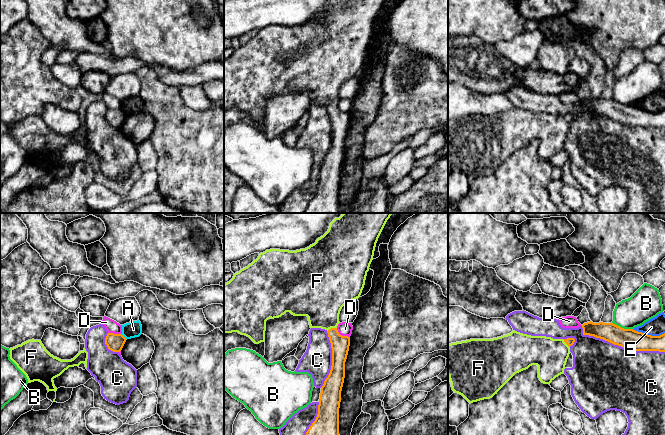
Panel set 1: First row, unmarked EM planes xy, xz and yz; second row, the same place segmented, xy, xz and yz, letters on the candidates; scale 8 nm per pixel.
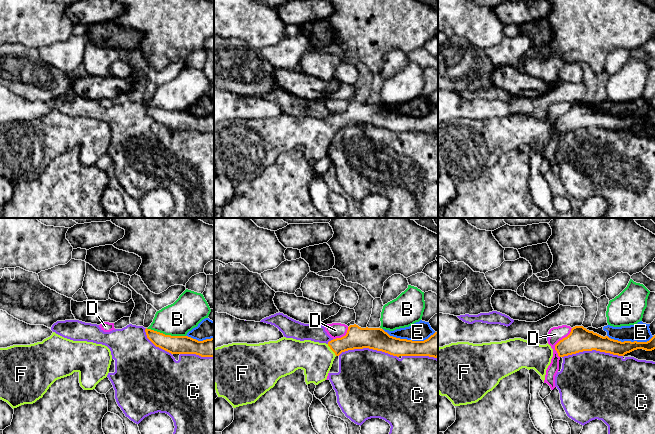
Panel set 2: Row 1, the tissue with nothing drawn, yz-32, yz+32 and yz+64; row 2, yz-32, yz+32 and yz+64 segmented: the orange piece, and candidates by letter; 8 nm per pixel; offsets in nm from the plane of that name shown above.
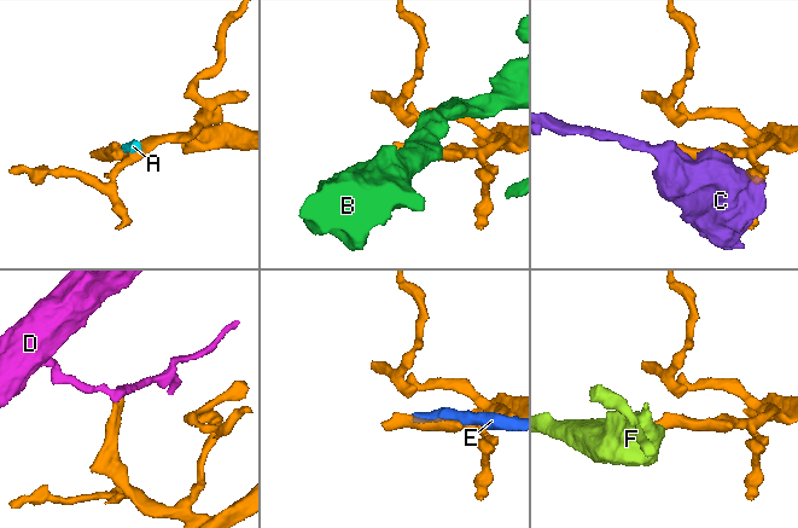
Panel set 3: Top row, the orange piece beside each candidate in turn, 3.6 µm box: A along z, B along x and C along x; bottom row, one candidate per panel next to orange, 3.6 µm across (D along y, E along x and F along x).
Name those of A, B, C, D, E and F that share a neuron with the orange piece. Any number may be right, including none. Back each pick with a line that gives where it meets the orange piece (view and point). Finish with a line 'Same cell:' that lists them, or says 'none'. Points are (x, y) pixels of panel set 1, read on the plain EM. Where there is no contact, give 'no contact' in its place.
F: xz (331, 104)
Same cell: F

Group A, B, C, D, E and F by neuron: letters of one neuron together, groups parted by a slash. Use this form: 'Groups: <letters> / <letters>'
Groups: A E / B / C / D / F

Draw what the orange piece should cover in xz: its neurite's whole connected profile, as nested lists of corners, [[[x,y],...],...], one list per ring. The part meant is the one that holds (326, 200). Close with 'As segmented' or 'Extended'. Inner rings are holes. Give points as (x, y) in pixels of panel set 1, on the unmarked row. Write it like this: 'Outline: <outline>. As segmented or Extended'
Outline: [[[330,0],[328,7],[309,23],[296,27],[266,26],[224,60],[224,109],[238,108],[259,120],[265,117],[266,97],[279,94],[286,88],[294,92],[307,92],[310,104],[327,107],[332,124],[332,142],[321,163],[317,193],[304,213],[340,213],[339,184],[350,113],[340,111],[337,106],[339,90],[345,80],[360,73],[384,2],[385,0]]]. Extended

